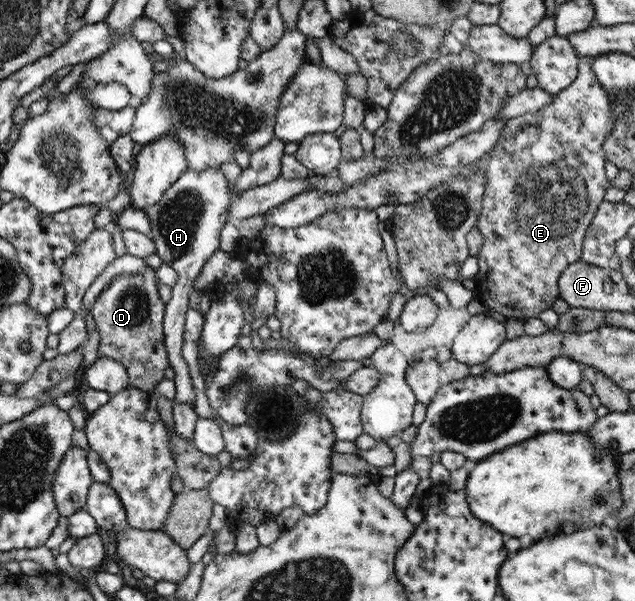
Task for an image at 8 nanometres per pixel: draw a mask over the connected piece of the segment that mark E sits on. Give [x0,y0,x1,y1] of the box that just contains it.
[473,57,615,321]

